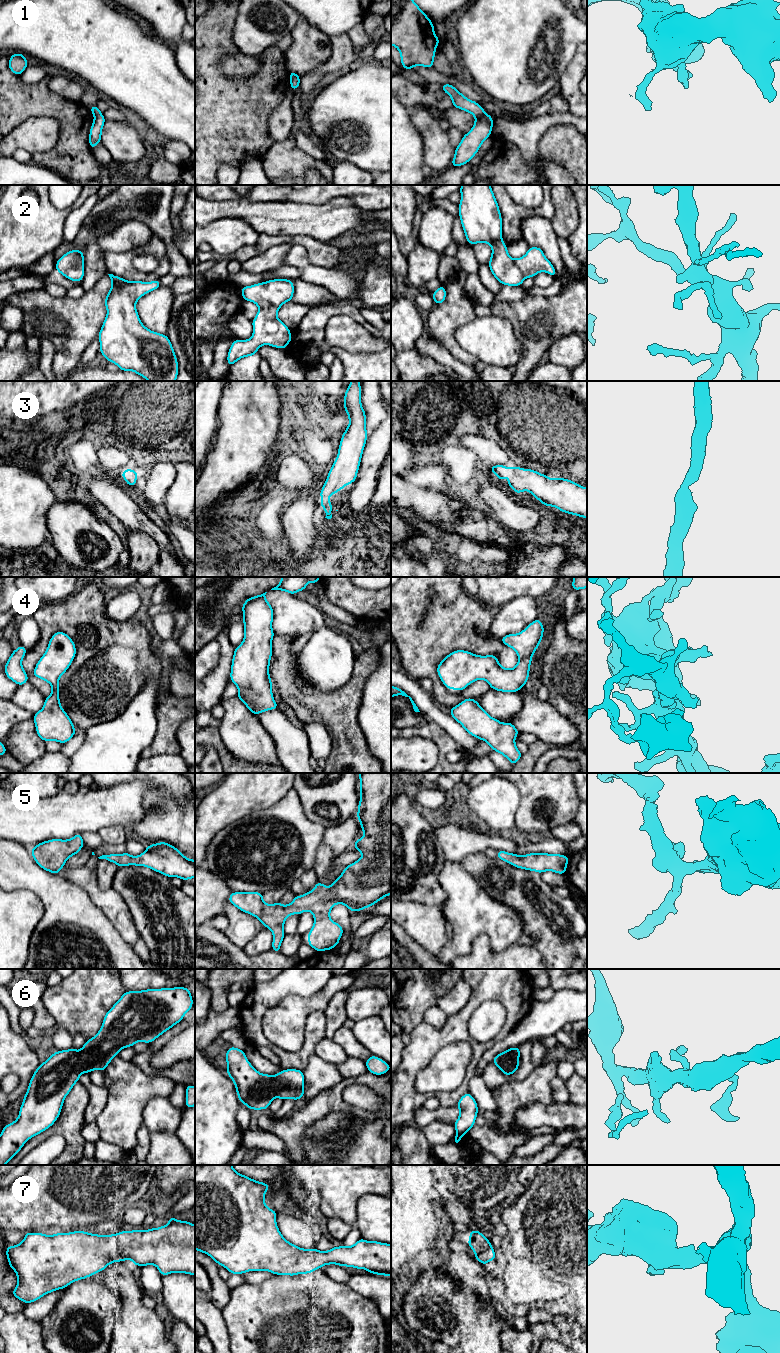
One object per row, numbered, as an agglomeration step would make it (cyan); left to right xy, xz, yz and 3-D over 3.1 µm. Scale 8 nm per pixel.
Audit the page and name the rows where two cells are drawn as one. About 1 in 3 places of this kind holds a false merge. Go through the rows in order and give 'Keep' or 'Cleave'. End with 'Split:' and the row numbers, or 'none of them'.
1: Cleave
2: Keep
3: Keep
4: Keep
5: Keep
6: Keep
7: Keep
Split: 1

